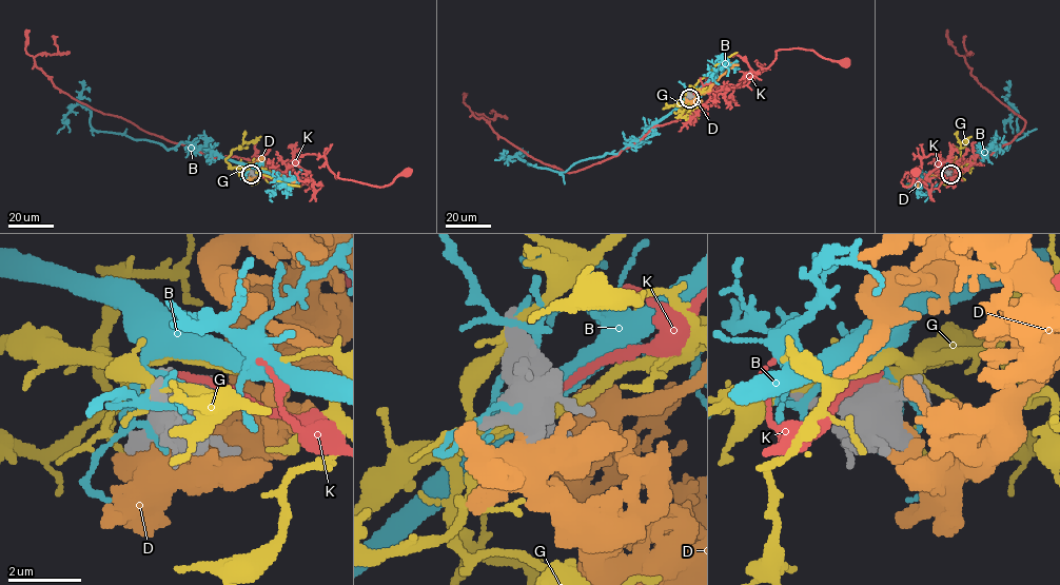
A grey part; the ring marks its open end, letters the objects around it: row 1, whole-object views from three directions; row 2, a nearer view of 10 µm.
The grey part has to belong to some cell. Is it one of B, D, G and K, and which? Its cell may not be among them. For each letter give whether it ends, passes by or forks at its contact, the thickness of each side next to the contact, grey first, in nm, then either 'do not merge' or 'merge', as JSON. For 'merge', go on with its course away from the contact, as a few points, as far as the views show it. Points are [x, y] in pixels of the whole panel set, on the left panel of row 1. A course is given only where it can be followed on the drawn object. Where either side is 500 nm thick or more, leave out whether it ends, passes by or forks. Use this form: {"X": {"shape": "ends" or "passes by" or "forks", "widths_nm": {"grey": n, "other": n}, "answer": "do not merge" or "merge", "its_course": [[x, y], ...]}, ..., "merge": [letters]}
{"B": {"widths_nm": {"grey": 550, "other": 130}, "answer": "do not merge"}, "D": {"widths_nm": {"grey": 550, "other": 280}, "answer": "merge", "its_course": [[252, 174], [260, 170], [260, 163], [255, 164], [272, 174], [294, 180], [300, 187]]}, "G": {"widths_nm": {"grey": 600, "other": 70}, "answer": "do not merge"}, "K": {"widths_nm": {"grey": 600, "other": 200}, "answer": "do not merge"}, "merge": ["D"]}

